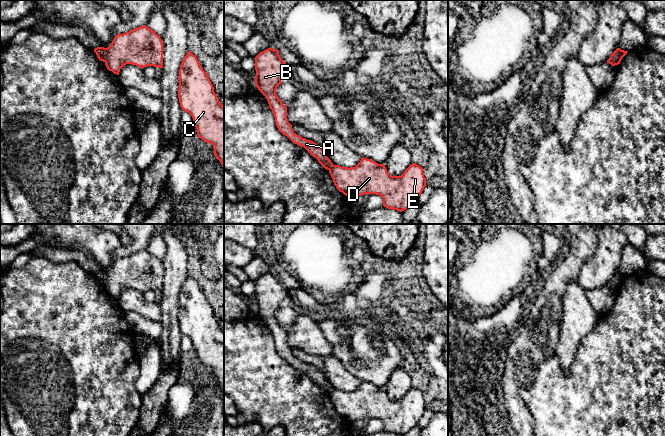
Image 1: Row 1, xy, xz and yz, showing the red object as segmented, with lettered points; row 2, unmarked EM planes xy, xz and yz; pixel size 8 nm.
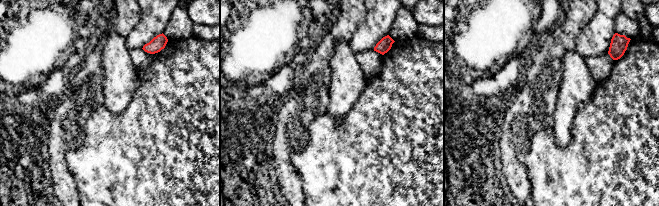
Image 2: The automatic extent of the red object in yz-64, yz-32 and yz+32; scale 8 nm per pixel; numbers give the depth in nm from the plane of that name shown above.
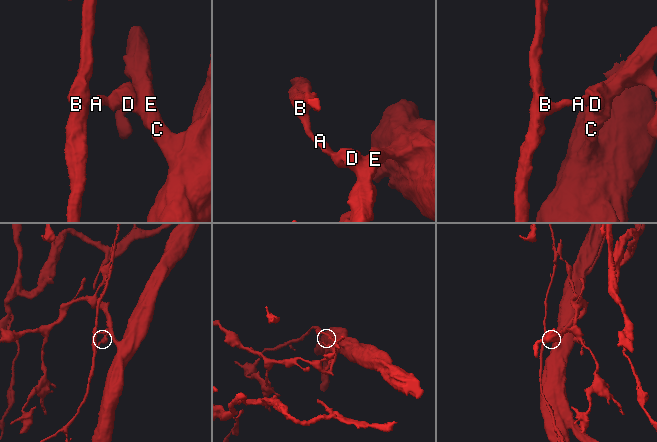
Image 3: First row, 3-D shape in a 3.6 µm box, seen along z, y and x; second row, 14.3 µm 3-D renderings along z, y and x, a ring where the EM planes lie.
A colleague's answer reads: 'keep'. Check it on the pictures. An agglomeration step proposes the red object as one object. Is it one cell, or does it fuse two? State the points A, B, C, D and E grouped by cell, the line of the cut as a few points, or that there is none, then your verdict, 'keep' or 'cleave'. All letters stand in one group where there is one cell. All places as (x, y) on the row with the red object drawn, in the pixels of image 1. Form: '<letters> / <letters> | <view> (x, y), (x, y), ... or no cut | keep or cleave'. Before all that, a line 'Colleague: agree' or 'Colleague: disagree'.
Colleague: disagree
A B / C D E | yz (617, 48), (615, 64) | cleave

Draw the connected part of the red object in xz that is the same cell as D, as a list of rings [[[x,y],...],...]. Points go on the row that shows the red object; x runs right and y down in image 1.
[[[362,157],[355,167],[333,165],[329,173],[336,188],[349,198],[380,195],[384,207],[400,212],[417,202],[426,186],[423,168],[414,163],[401,176],[391,176],[385,165]]]

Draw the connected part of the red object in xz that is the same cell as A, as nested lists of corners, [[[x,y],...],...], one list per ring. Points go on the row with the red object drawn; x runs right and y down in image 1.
[[[271,47],[260,52],[255,57],[255,85],[266,97],[275,118],[278,130],[293,143],[304,147],[327,170],[333,163],[326,156],[324,150],[315,142],[297,135],[287,119],[287,106],[278,98],[277,87],[281,84],[282,76],[292,69],[281,59],[279,51]]]

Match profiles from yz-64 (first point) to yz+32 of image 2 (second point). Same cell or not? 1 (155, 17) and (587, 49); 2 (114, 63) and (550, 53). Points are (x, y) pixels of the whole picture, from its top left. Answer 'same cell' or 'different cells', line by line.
1: same cell
2: different cells

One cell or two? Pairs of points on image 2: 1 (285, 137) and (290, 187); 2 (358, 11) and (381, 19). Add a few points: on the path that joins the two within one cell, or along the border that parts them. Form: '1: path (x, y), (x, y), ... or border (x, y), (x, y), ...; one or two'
1: path (284, 149), (284, 169), (287, 175); one
2: border (367, 10), (365, 20), (353, 34); two

